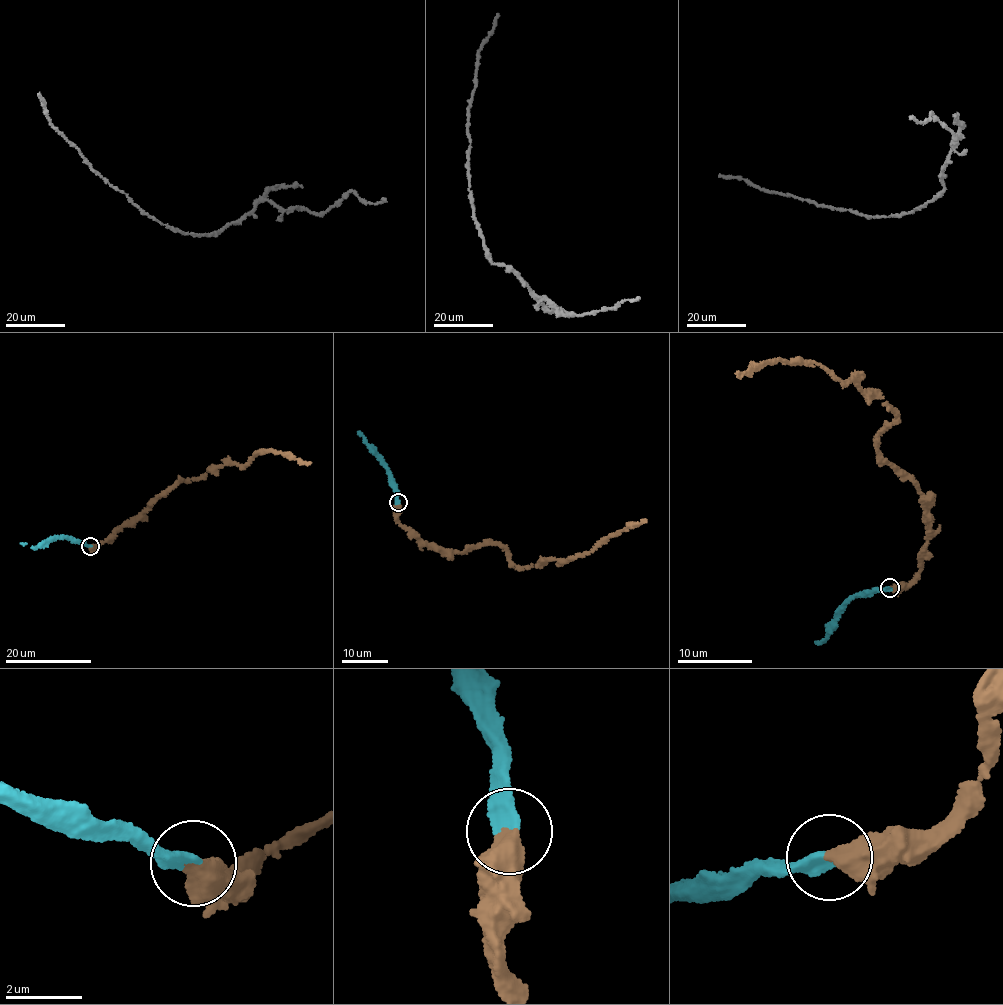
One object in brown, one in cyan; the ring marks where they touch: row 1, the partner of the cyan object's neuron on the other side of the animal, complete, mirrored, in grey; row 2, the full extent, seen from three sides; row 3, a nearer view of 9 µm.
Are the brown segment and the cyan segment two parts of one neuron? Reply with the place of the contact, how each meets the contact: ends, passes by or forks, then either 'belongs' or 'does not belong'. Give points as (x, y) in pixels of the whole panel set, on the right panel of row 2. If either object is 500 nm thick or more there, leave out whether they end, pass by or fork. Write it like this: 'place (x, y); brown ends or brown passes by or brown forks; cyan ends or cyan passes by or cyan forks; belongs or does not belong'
place (889, 588); belongs

